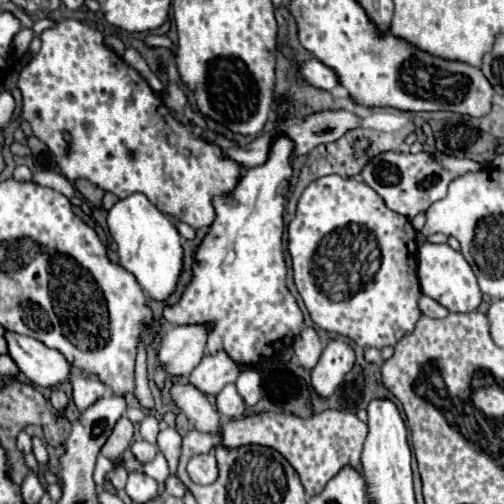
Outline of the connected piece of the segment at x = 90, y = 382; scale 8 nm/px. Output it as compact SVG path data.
M73 373L69 377L71 385L73 385L73 401L77 405L77 409L83 413L87 407L91 407L95 401L99 401L101 397L105 397L107 389L99 379L93 379L89 375L83 373Z

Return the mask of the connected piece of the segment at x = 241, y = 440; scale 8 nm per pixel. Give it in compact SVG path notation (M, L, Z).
M327 409L309 419L301 419L293 413L257 413L243 419L227 419L223 425L223 445L239 448L241 445L267 445L277 449L301 477L301 483L309 497L323 491L323 487L345 467L363 475L361 451L367 437L367 423L363 423L351 411Z

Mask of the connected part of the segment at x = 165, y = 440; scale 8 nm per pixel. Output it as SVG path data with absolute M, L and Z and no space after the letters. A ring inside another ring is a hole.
M167 427L165 431L159 433L157 443L159 443L159 449L163 451L163 455L167 457L171 473L173 473L177 469L177 461L179 461L179 453L181 453L181 435L173 427Z

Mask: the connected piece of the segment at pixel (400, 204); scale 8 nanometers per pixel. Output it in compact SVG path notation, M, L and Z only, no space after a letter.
M387 151L387 153L379 153L377 157L373 157L361 171L361 179L365 185L369 185L383 201L385 205L407 217L413 219L419 211L427 211L429 205L433 201L439 201L445 197L447 185L467 173L467 171L479 171L481 165L469 159L457 159L457 157L449 157L449 155L431 155L431 153L395 153L395 151Z

